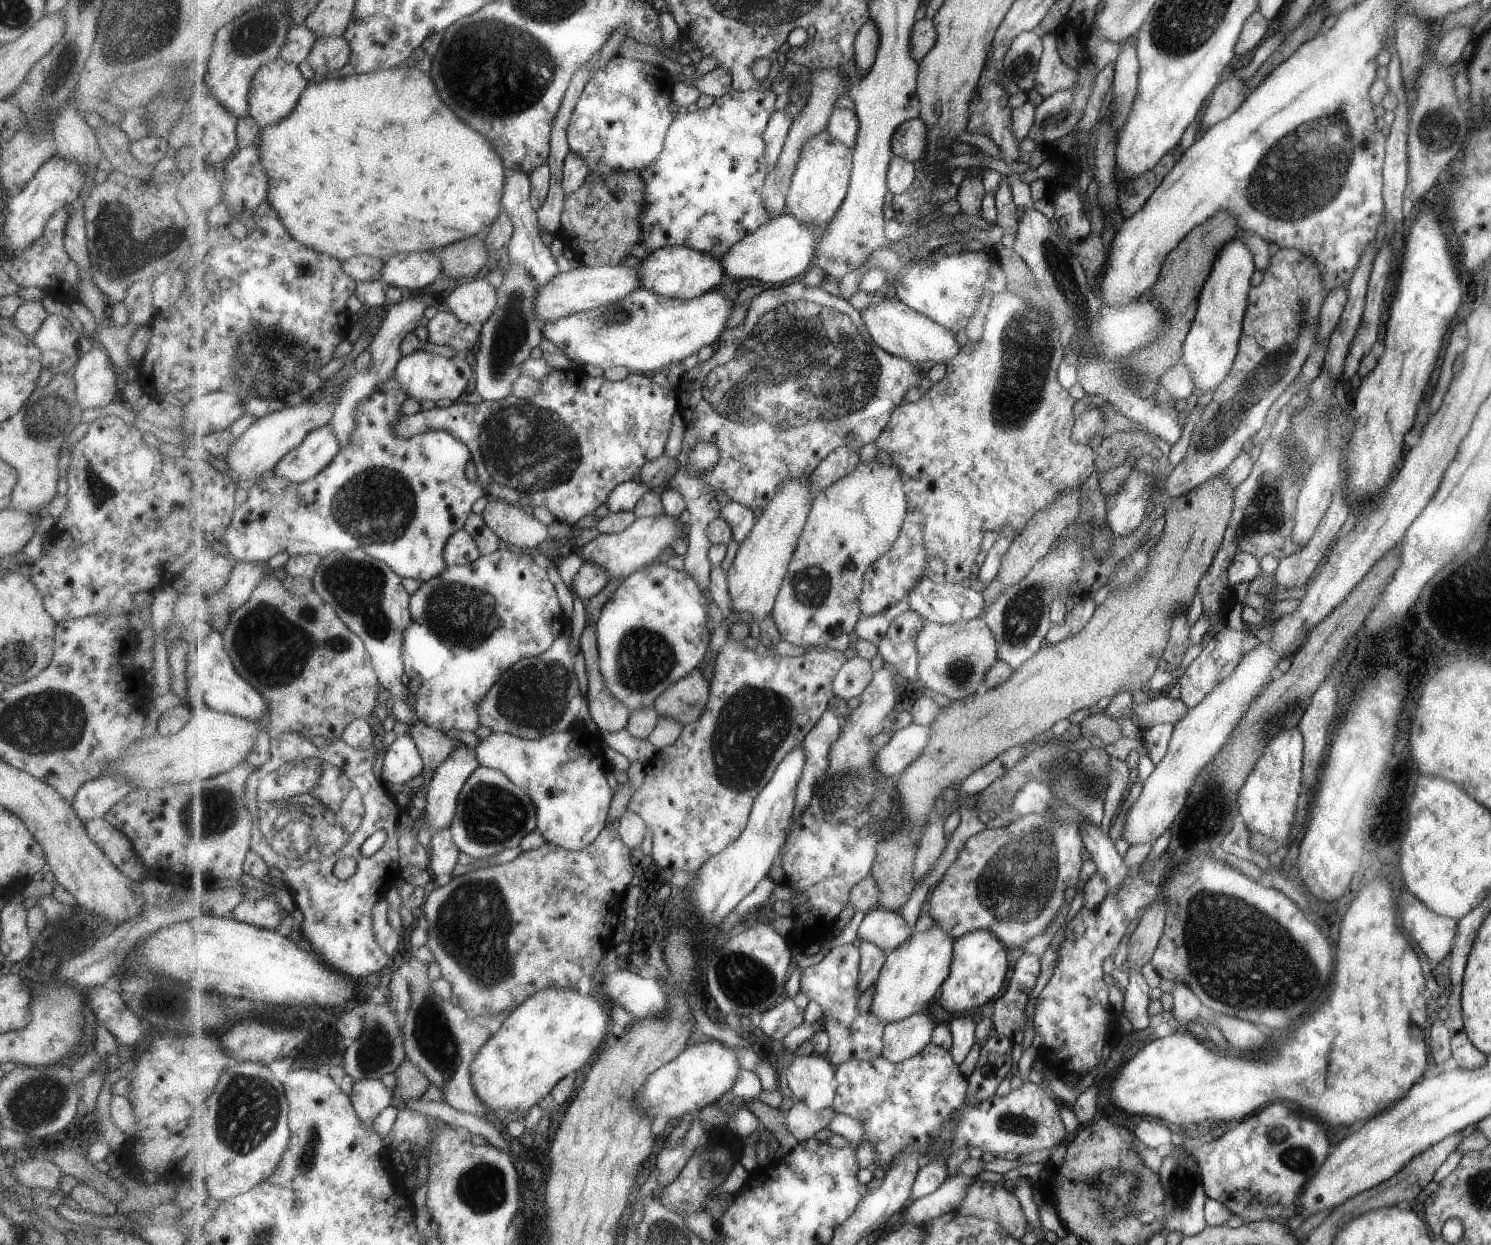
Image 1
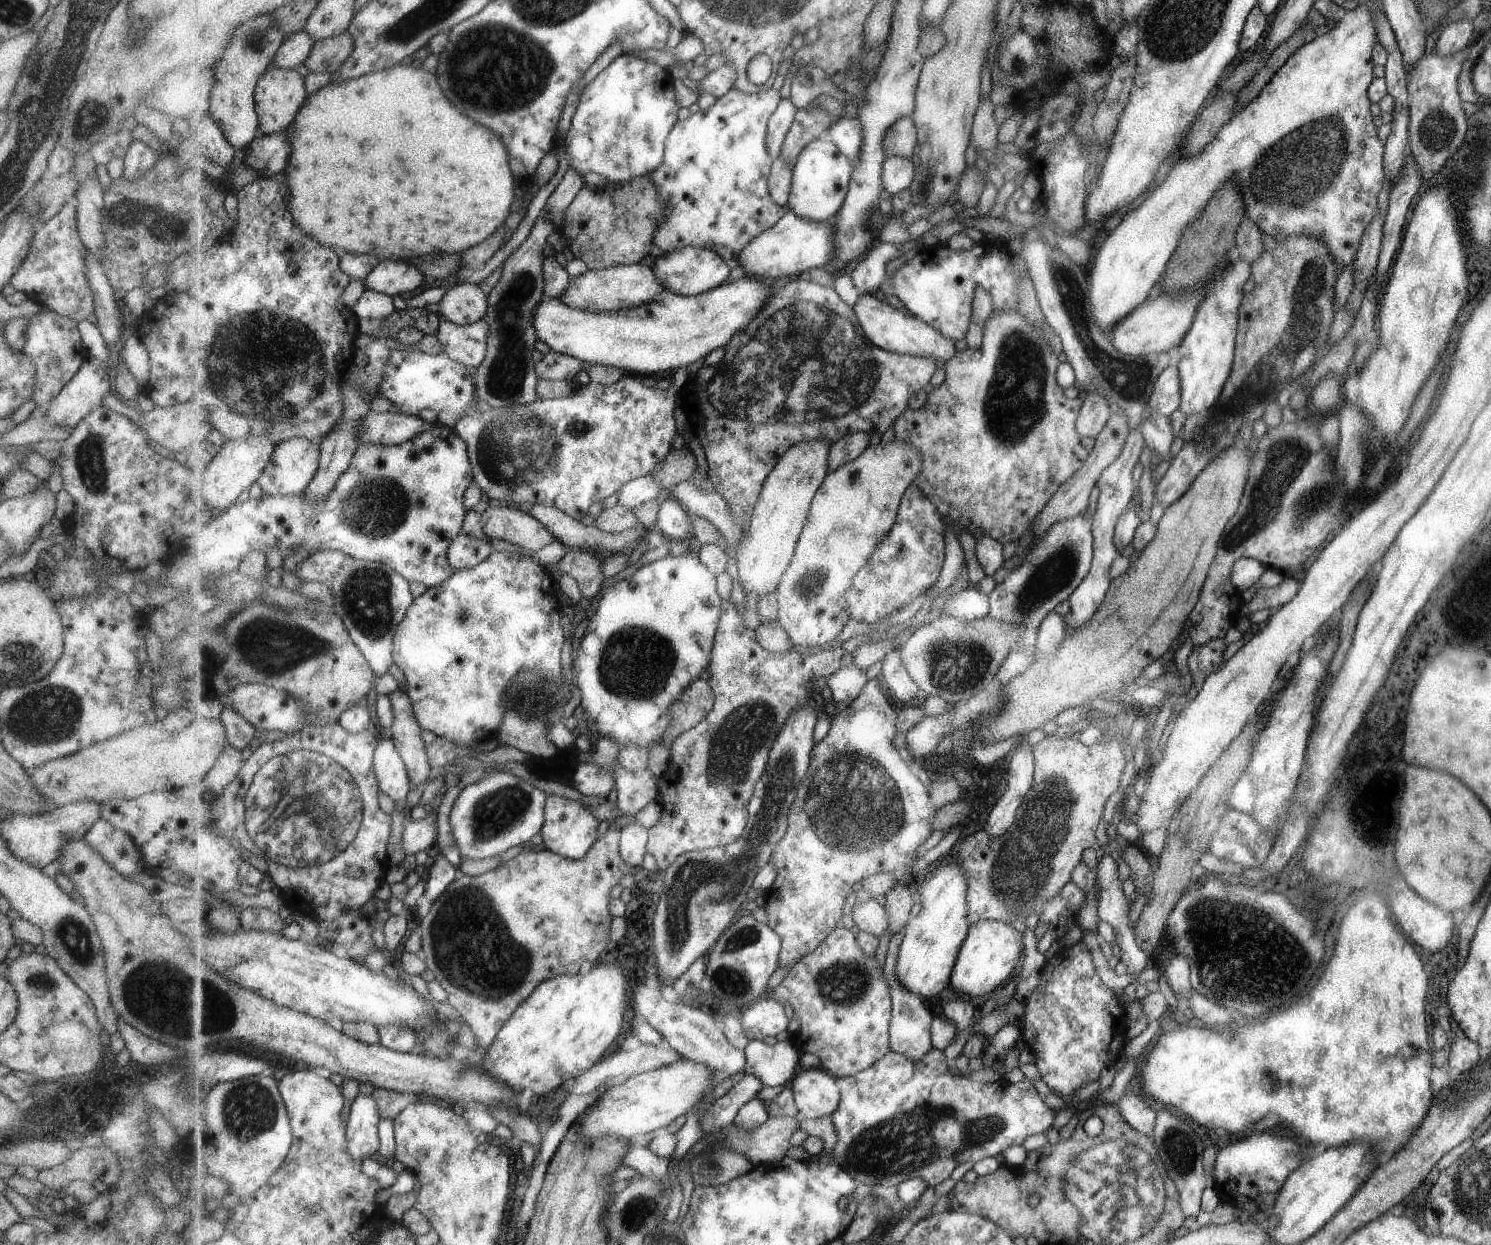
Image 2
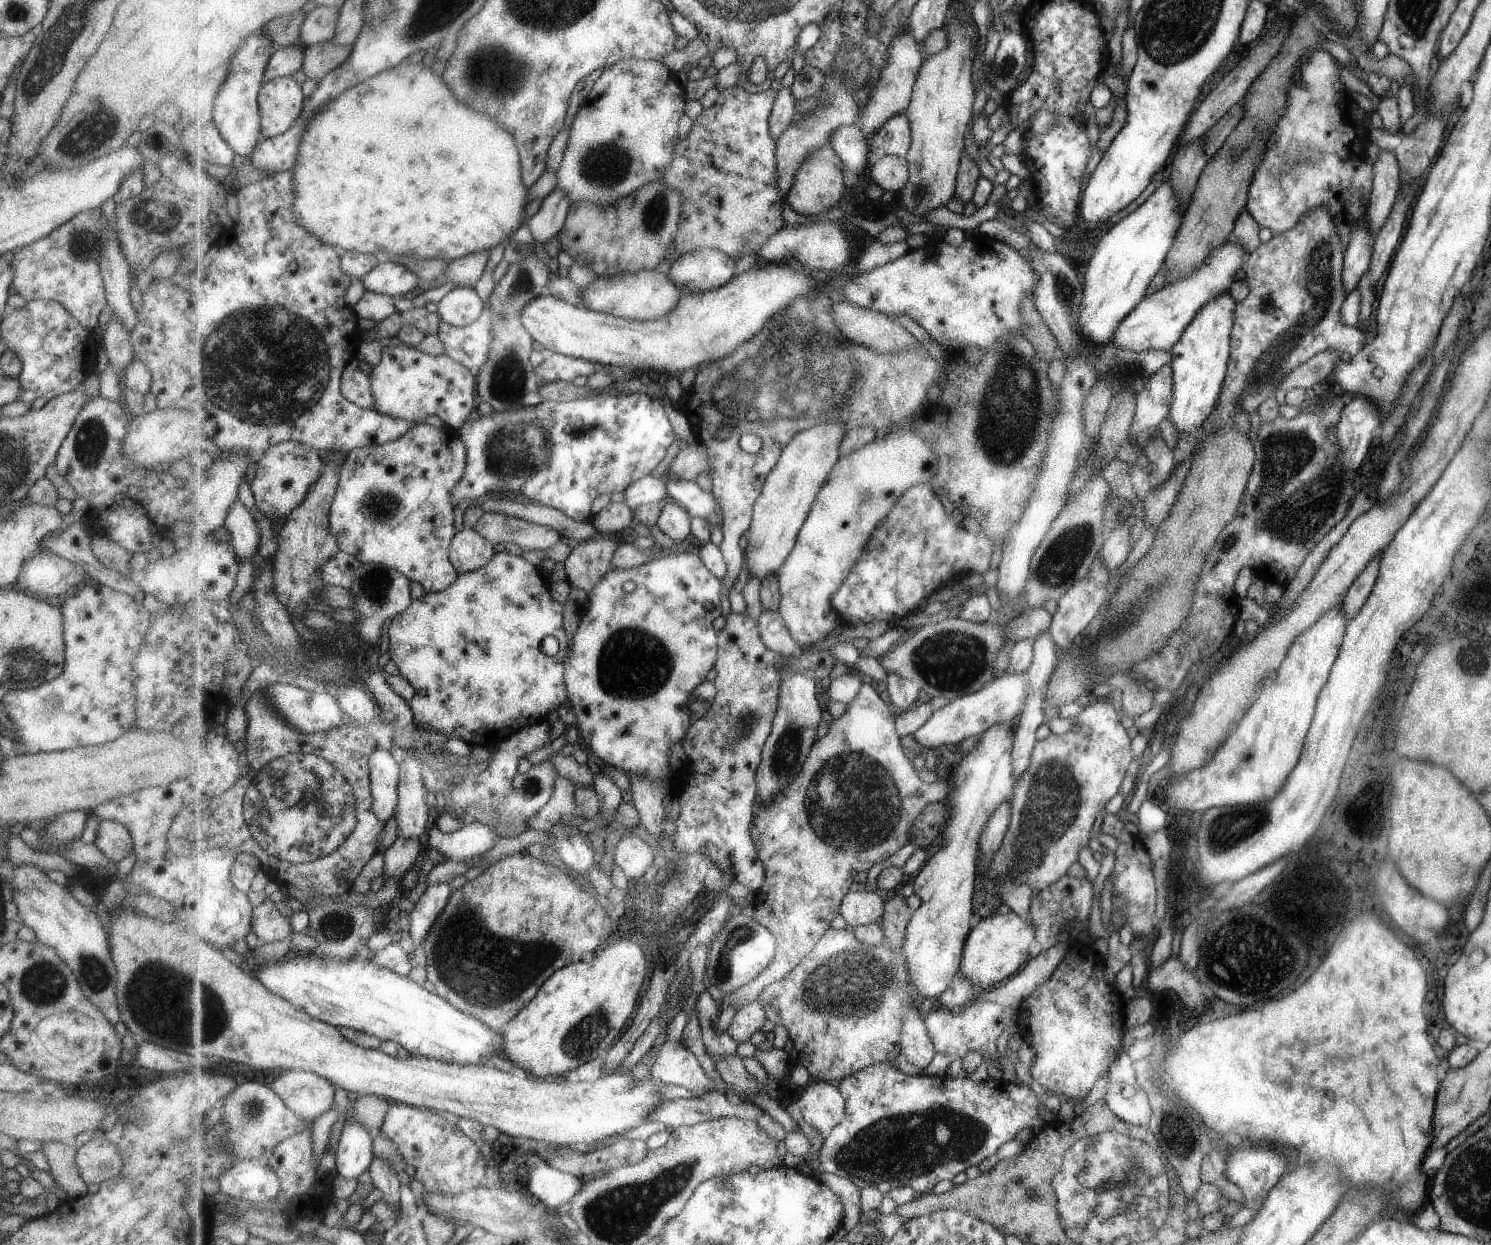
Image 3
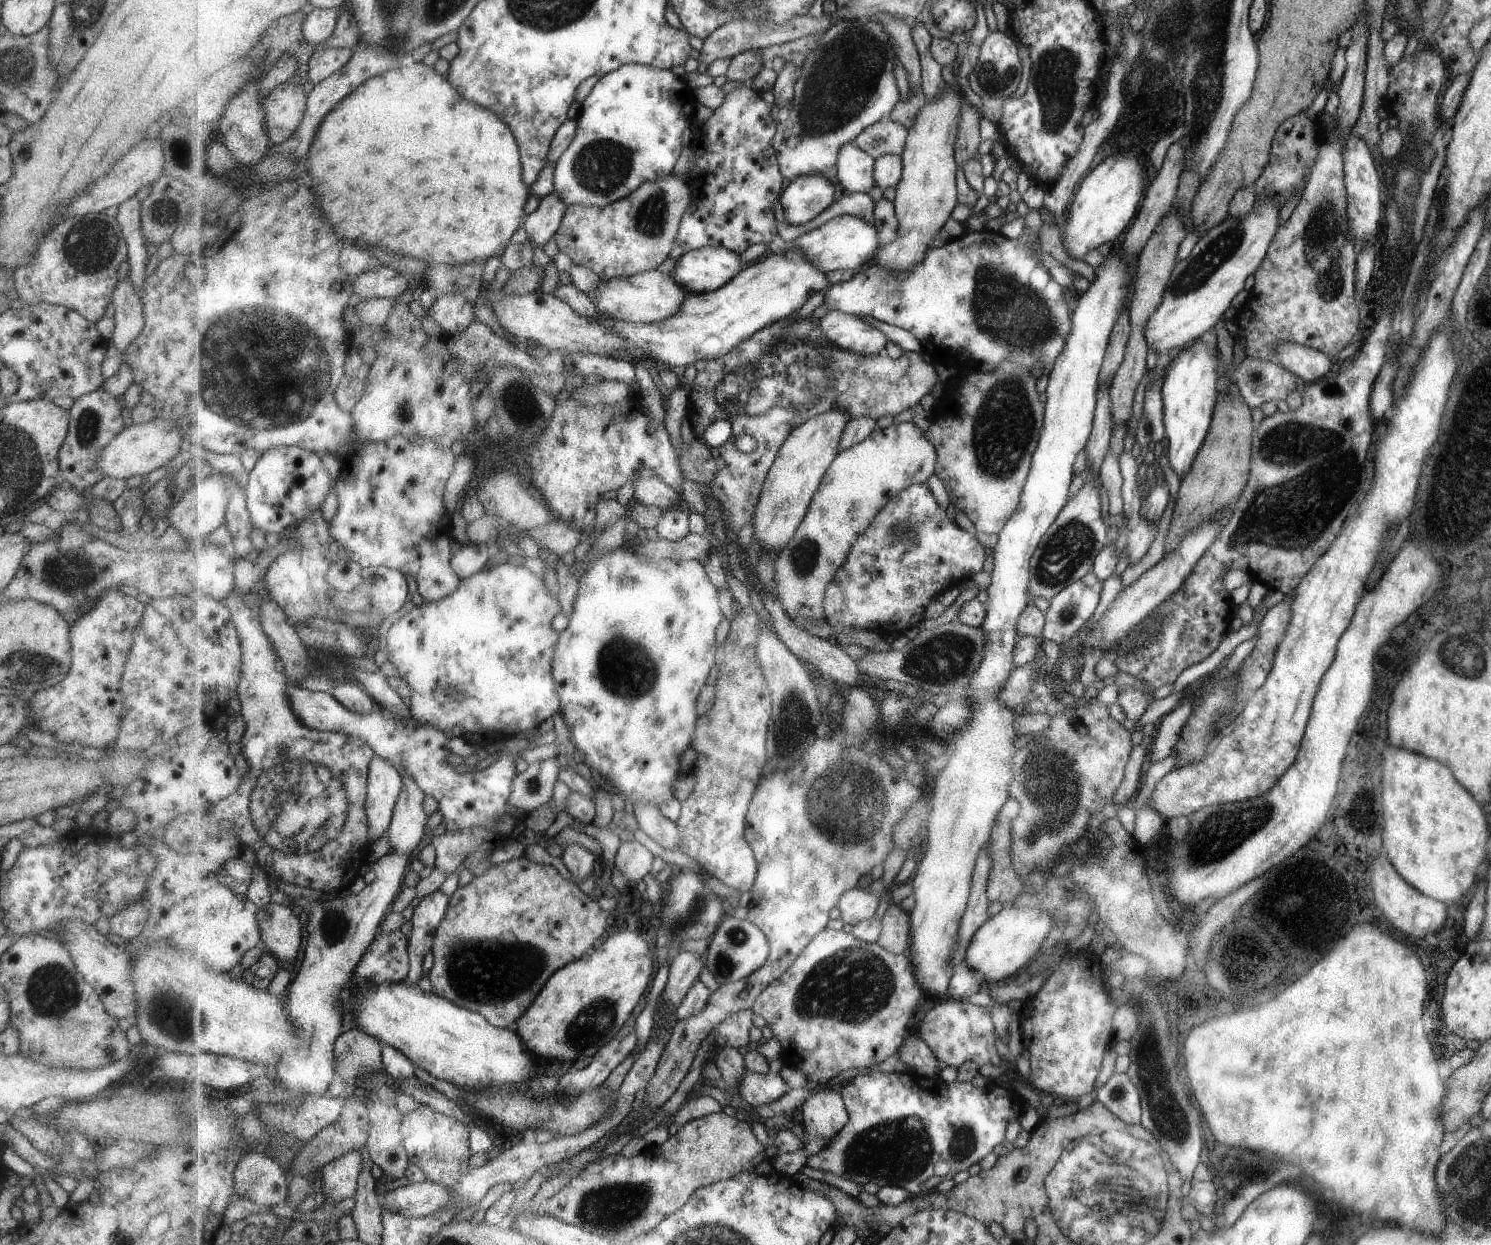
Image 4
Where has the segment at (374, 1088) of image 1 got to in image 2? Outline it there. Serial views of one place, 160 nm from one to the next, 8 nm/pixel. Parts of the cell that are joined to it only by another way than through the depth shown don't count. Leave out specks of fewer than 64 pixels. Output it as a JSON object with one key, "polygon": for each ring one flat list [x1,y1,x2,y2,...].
{"polygon":[[373,1095,356,1096,351,1104,346,1132,348,1151,354,1159,364,1161,366,1158,379,1156,381,1119,378,1102]]}

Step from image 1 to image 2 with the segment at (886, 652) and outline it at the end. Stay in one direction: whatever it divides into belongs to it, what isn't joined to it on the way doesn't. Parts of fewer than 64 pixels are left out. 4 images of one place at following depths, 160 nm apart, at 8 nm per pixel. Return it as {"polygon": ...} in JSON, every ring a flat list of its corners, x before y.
{"polygon":[[898,649,890,650,885,656,881,674,895,701,899,703,909,703,921,691,919,683,910,675,908,670,900,662]]}

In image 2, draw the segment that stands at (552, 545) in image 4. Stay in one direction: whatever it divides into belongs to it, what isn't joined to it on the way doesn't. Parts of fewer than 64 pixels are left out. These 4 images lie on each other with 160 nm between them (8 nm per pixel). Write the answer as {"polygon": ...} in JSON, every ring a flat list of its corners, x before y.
{"polygon":[[513,505,488,507,482,513,485,538,497,538,517,544,522,551,534,554,557,538,540,520]]}

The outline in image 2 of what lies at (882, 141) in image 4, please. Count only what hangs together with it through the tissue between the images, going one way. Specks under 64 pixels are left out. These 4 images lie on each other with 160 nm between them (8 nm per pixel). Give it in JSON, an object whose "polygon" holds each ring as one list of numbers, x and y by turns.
{"polygon":[[912,116,900,118,890,126,884,147,889,157,914,158,918,145,918,128]]}

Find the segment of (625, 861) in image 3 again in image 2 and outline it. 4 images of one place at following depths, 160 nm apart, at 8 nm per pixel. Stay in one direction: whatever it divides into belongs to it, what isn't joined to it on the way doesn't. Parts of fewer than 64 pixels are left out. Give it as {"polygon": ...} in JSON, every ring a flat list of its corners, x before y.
{"polygon":[[630,823,622,828,622,837,620,840,620,851,622,857,630,864,636,867,643,862,647,854,648,840,650,839,650,829,645,828,643,824]]}

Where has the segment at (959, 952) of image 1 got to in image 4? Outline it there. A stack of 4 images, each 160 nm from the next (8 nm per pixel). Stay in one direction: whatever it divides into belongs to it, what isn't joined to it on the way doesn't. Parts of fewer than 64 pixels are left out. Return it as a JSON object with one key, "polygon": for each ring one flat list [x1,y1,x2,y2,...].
{"polygon":[[1015,903,1005,905,977,930,968,947,964,964,986,982,1000,981,1005,976,1011,977,1035,956,1039,944,1048,936,1051,924,1045,911,1020,907]]}

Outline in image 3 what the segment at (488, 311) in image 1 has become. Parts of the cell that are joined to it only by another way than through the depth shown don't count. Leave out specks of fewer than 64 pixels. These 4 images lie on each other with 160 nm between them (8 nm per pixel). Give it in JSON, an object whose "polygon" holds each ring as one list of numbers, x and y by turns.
{"polygon":[[474,287,451,290,437,305,437,314,444,324,452,327,467,327,484,313,485,304]]}

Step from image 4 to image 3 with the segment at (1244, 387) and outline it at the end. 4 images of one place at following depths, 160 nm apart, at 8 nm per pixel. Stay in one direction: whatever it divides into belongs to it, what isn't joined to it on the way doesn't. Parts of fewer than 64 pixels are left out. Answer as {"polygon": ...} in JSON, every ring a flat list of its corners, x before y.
{"polygon":[[1323,350,1316,357,1312,357,1304,365,1297,366,1294,370,1289,370,1284,378,1279,378,1277,390,1287,392,1291,388,1301,388,1308,392,1314,384,1326,382,1329,380,1331,370,1335,366,1335,362,1340,360,1342,352,1337,350]]}

